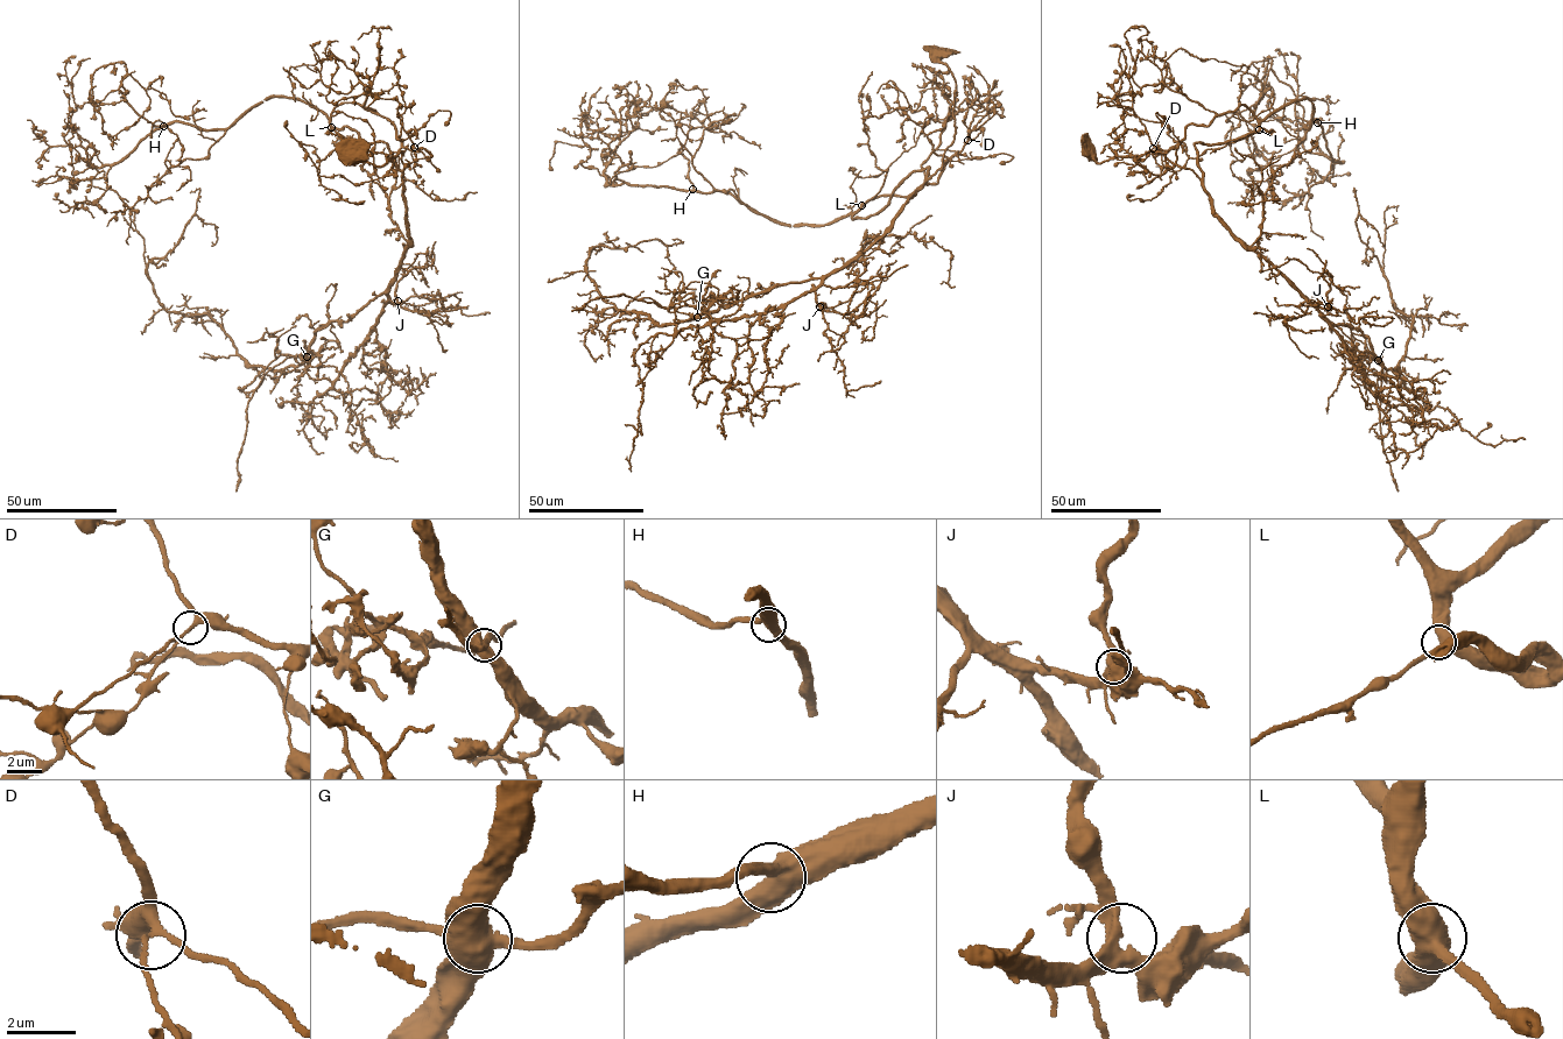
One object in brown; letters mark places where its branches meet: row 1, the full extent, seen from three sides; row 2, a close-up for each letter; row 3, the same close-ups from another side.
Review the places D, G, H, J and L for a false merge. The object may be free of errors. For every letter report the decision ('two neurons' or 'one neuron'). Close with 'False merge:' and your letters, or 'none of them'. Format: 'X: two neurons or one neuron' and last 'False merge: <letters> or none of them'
D: one neuron
G: two neurons
H: one neuron
J: one neuron
L: one neuron
False merge: G

